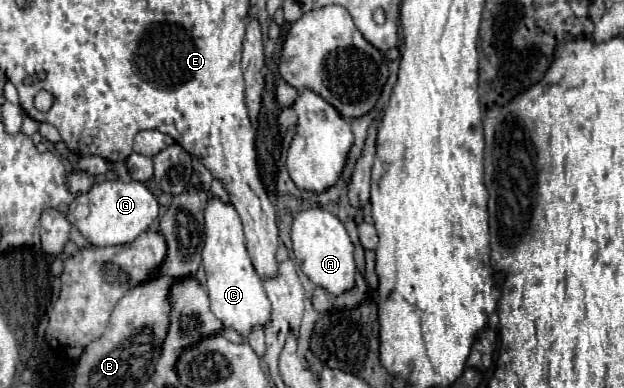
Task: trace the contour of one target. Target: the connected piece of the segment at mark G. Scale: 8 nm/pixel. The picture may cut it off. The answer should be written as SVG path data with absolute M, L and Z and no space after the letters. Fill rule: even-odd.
M104 181L94 185L86 195L78 195L68 211L68 221L94 245L94 247L106 247L106 245L124 245L132 243L140 233L144 233L152 221L158 217L158 201L148 191L144 183L138 181ZM84 205L88 207L88 215L84 219L74 217L74 207Z

